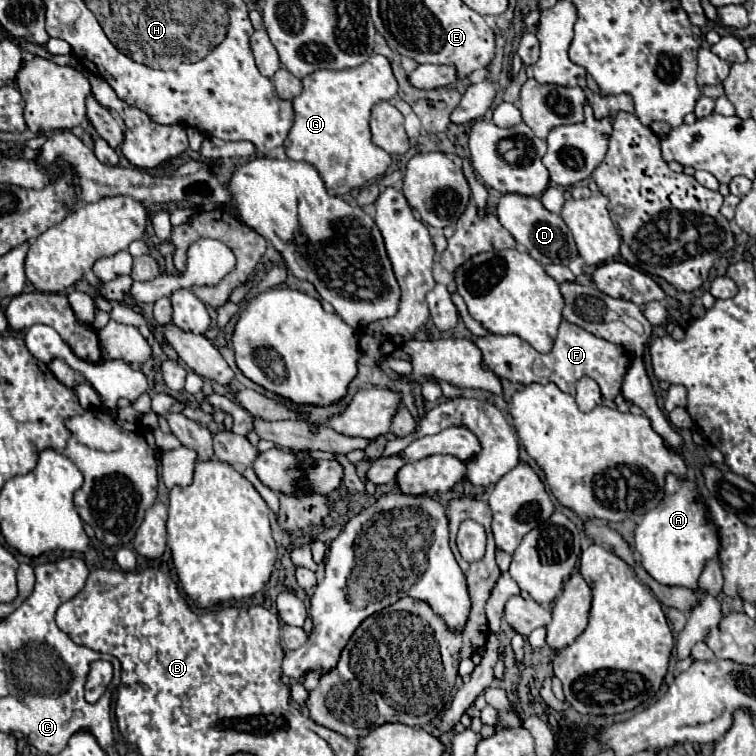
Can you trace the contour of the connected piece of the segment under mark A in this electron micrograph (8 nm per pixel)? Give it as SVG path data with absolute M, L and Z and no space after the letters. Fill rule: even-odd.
M669 474L665 492L667 494L661 504L647 512L635 528L635 552L639 554L641 566L659 584L699 590L697 580L705 562L709 558L717 558L717 530L707 522L705 506L699 502L693 482L679 480Z

